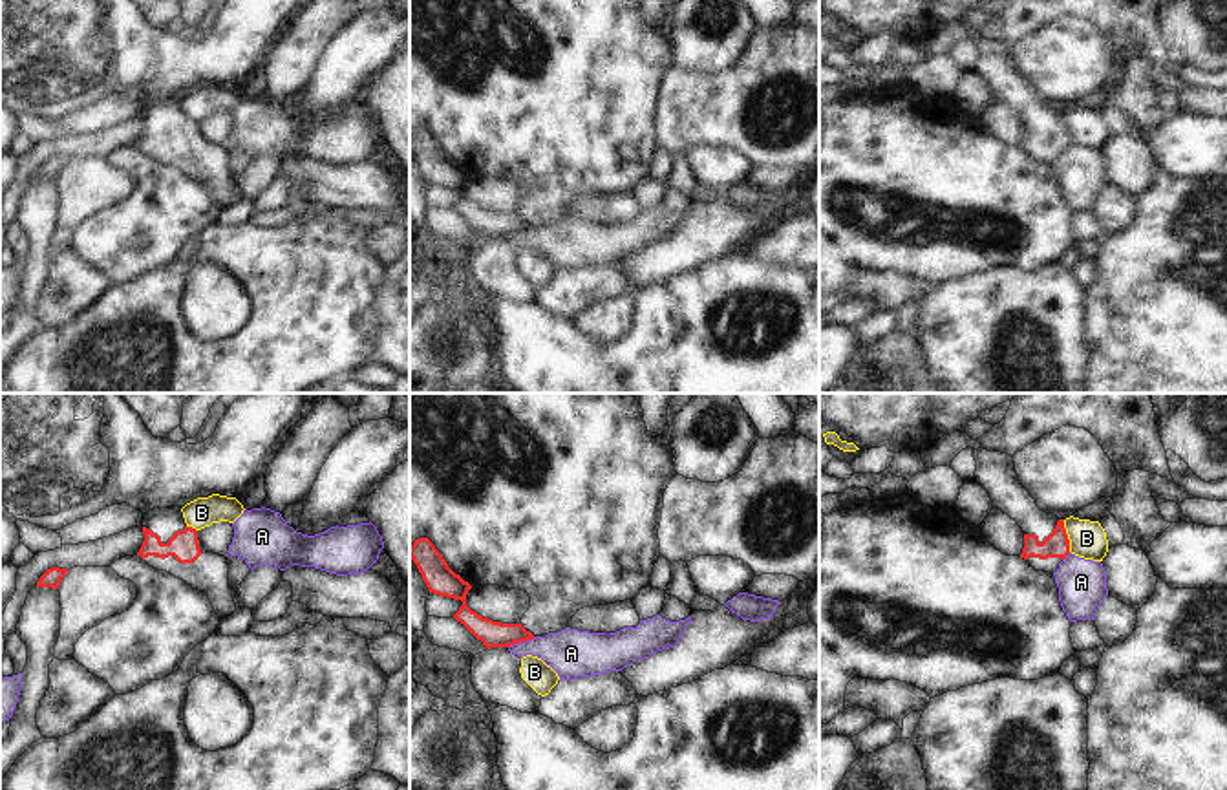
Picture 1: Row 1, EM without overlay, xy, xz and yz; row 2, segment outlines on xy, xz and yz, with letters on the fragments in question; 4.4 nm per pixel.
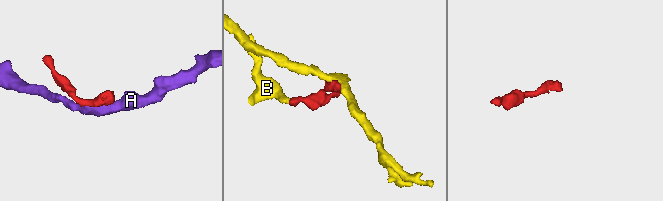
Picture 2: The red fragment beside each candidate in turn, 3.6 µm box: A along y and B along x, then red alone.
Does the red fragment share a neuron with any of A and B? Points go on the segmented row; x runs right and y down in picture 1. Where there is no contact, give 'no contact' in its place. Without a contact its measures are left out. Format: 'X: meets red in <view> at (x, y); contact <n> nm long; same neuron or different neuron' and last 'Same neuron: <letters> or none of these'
A: meets red in xz at (522, 640); contact 140 nm long; different neuron
B: meets red in yz at (1066, 536); contact 150 nm long; different neuron
Same neuron: none of these

